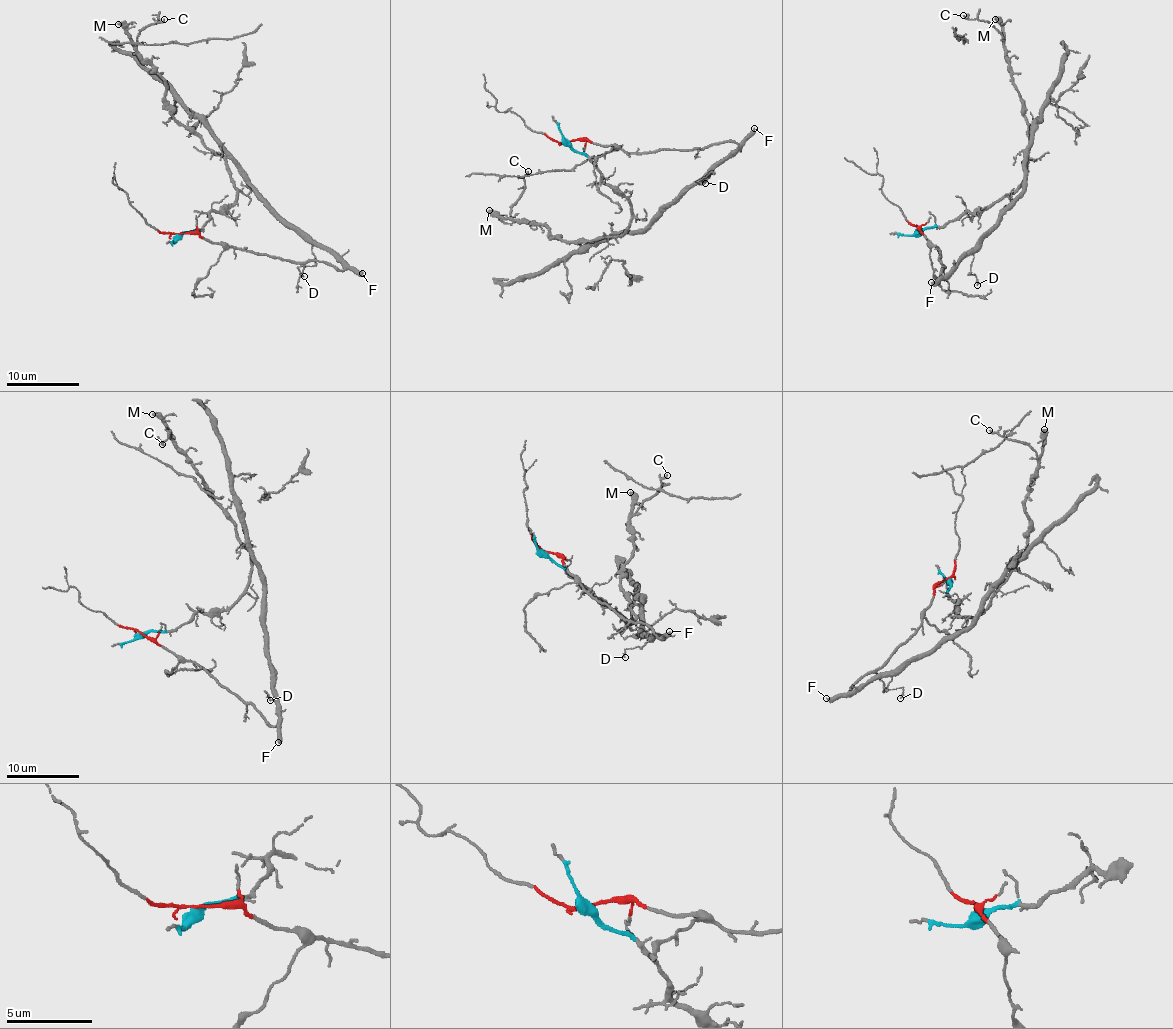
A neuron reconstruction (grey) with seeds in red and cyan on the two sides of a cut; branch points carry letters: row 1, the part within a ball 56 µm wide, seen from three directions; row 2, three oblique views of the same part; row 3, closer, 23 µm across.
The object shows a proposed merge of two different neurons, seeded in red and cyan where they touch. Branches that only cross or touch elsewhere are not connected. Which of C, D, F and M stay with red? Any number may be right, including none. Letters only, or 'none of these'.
D, F

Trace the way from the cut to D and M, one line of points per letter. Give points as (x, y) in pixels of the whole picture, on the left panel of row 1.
D: (178, 233), (294, 261), (325, 261), (342, 270), (342, 264), (315, 245), (313, 265), (298, 268), (303, 277)
M: (178, 234), (200, 229), (212, 211), (227, 210), (236, 189), (224, 159), (175, 118), (164, 79), (118, 23)

